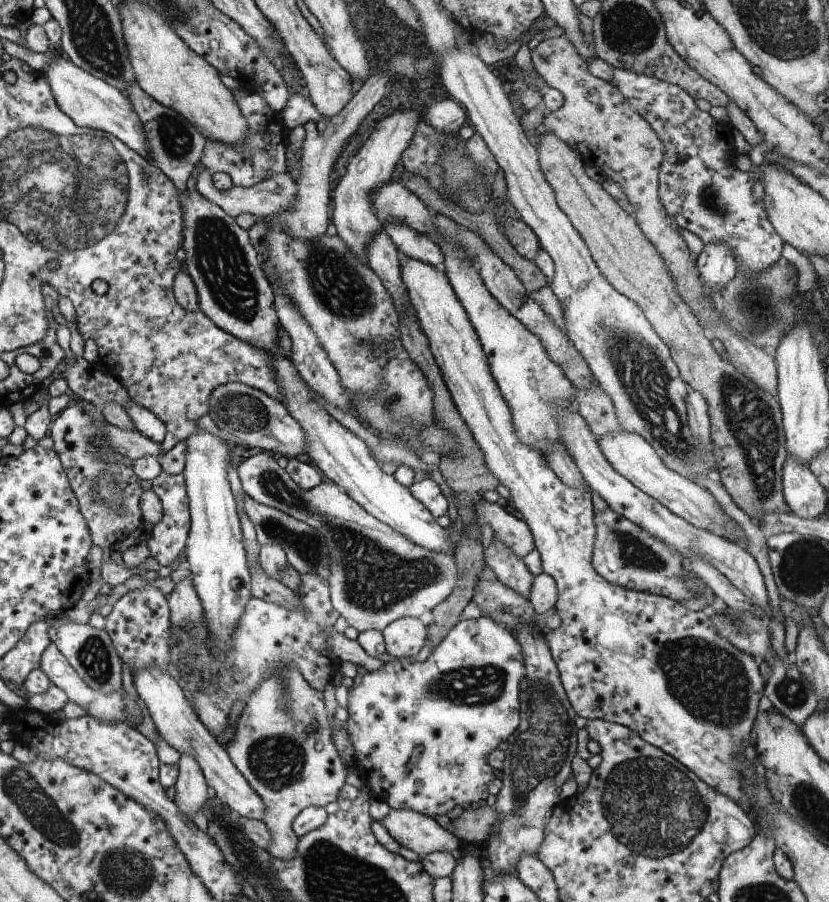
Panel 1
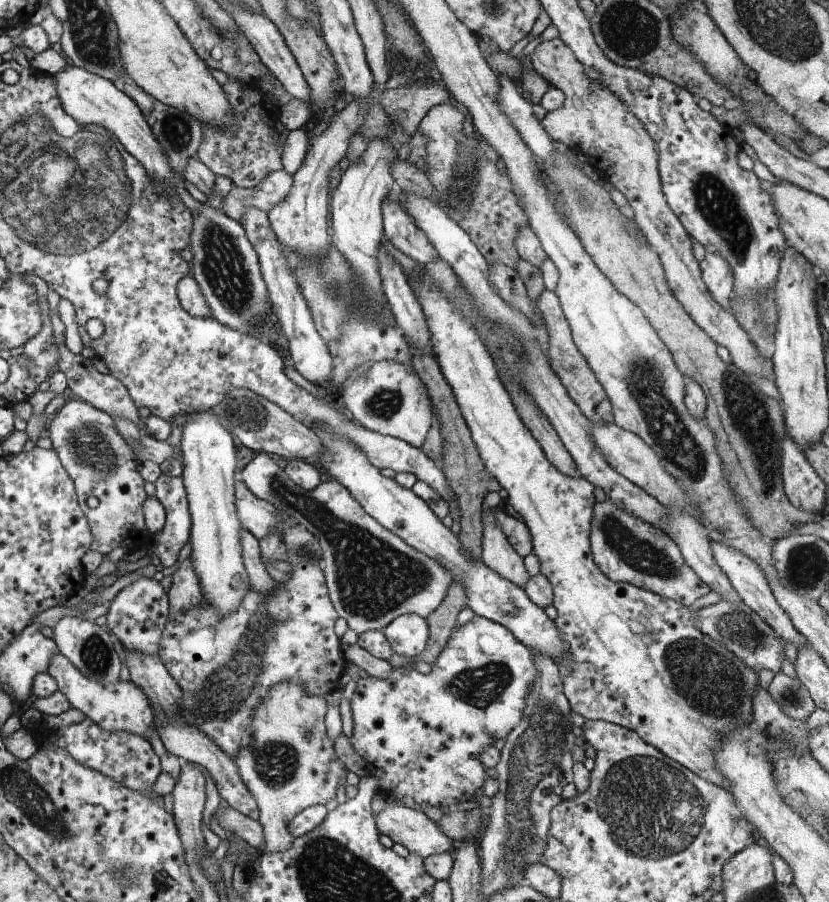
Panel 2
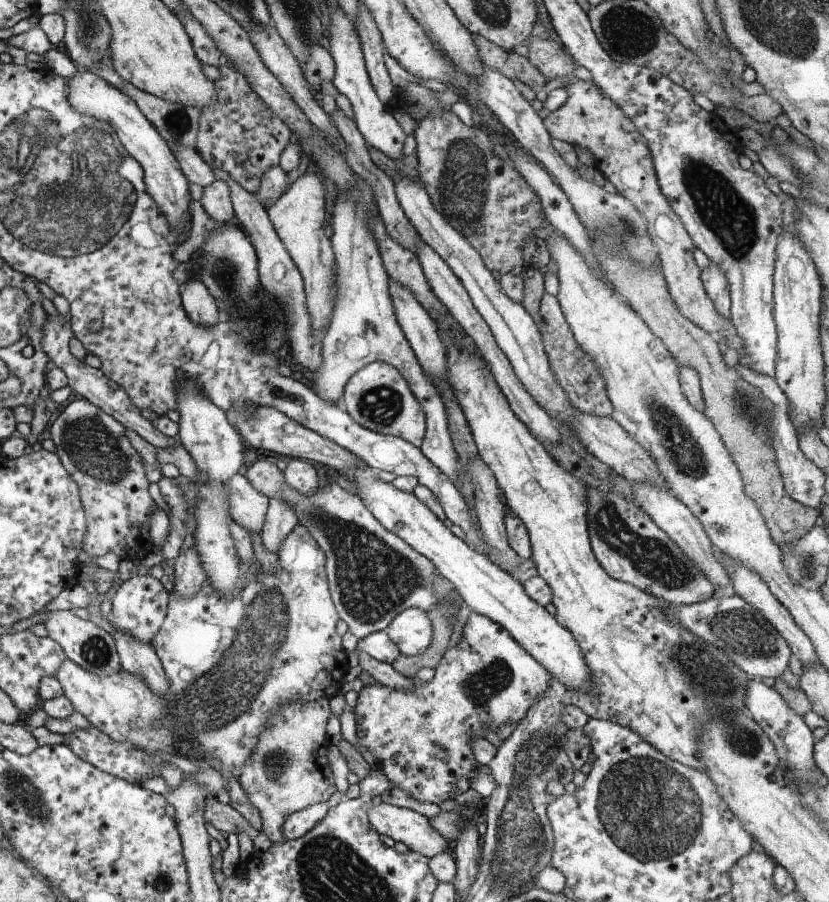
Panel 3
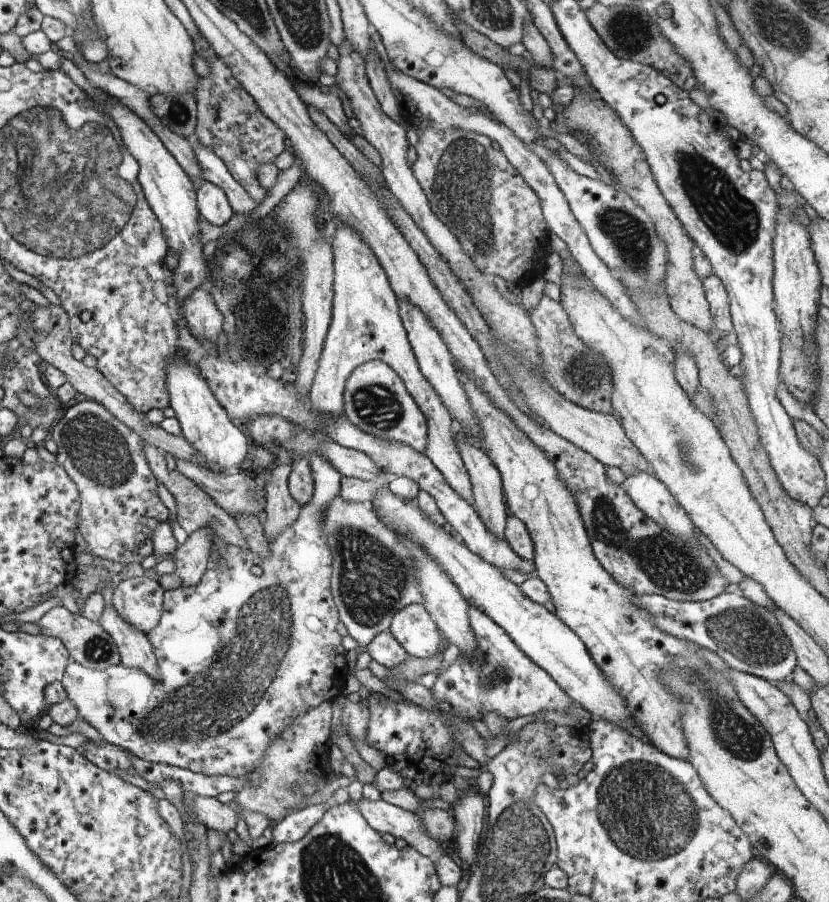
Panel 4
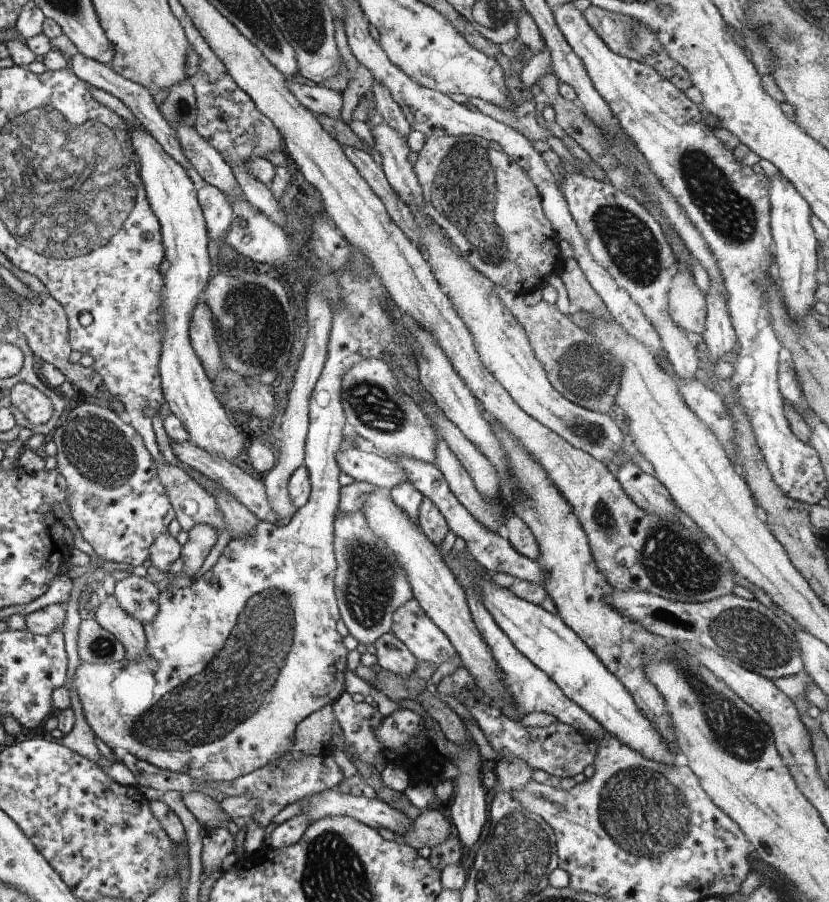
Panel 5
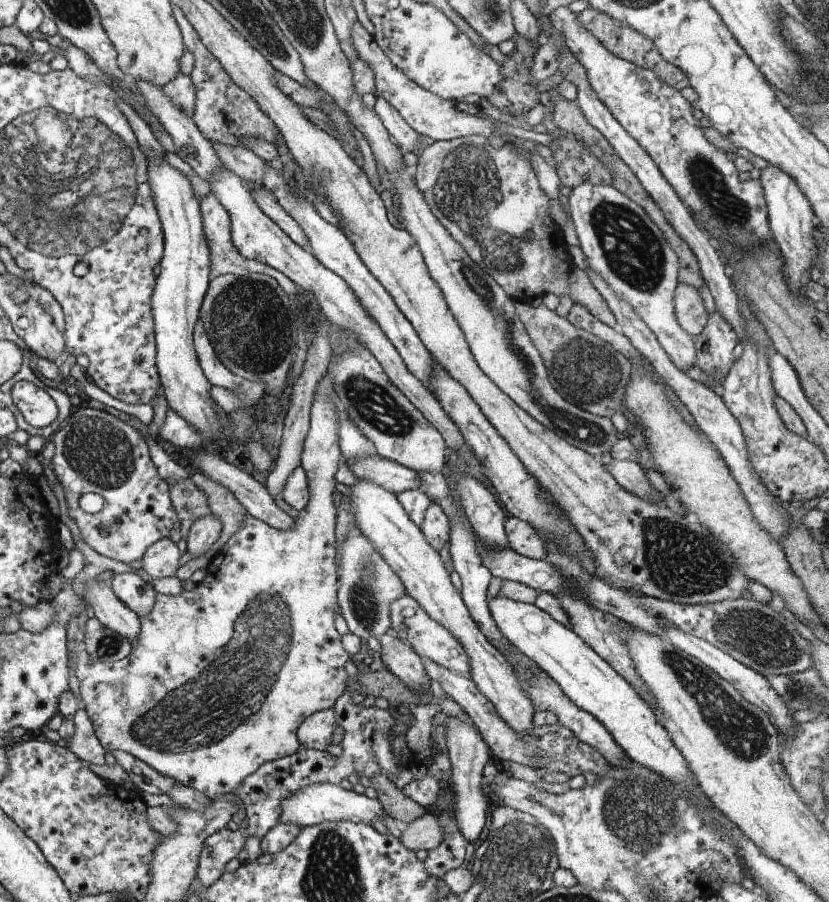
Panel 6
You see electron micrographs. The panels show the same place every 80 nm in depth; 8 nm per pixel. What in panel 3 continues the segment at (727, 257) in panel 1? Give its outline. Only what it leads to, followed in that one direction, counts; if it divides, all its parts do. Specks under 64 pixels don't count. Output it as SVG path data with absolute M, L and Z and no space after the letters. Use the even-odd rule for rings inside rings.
M711 262L707 268L701 271L701 279L716 310L728 319L731 315L731 296L725 272L719 264Z

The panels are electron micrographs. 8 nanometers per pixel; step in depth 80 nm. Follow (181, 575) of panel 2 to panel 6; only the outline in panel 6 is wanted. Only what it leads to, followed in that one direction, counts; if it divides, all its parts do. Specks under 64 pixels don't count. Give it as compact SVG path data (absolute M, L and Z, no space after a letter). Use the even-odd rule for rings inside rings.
M212 514L195 520L188 531L186 552L190 552L194 558L206 554L220 538L222 527L220 520Z

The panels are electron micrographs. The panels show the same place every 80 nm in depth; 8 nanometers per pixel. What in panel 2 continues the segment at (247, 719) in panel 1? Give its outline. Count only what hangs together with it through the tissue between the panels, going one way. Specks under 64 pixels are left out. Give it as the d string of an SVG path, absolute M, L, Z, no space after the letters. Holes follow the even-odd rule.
M280 681L269 690L269 696L264 697L261 705L253 710L250 744L242 747L234 758L244 784L257 802L258 820L264 831L266 853L281 853L289 849L295 839L289 829L291 818L309 806L330 802L336 798L338 786L346 784L348 770L338 760L334 742L328 738L324 725L324 716L328 710L326 699L322 695L308 694L299 682Z

